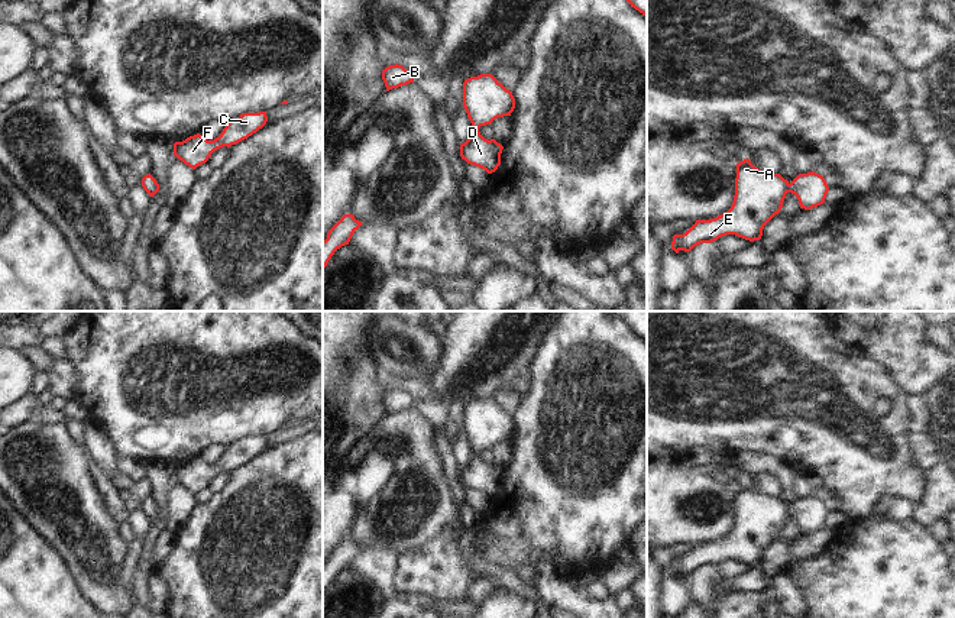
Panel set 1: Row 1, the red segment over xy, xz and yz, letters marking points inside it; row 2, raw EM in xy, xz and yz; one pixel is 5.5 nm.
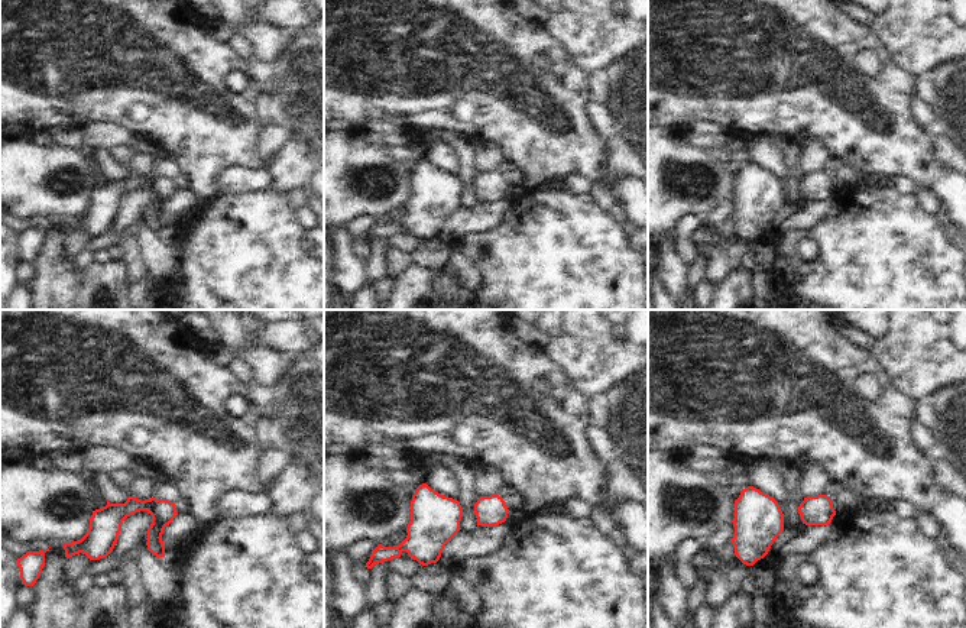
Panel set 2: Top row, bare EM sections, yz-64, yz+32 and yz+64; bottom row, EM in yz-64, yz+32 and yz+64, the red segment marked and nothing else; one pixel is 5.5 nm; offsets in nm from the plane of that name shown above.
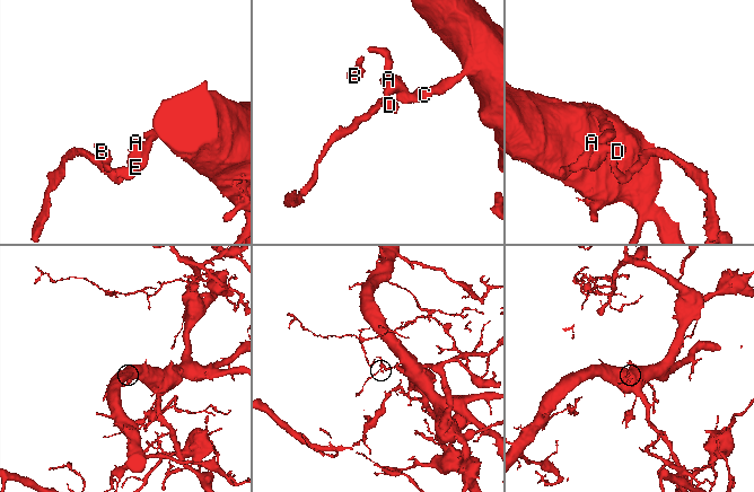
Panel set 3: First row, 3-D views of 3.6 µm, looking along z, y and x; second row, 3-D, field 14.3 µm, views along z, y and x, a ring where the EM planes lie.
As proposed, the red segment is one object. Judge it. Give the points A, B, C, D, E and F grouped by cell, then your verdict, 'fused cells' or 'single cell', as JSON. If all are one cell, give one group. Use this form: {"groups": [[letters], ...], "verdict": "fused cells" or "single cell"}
{"groups": [["A", "B", "C", "D", "E", "F"]], "verdict": "single cell"}

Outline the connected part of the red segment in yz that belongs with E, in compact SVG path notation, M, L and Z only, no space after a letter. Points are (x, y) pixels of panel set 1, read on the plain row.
M747 482L737 488L735 520L731 533L710 544L696 544L683 559L674 559L671 573L690 576L700 567L712 567L735 559L760 564L764 550L780 537L787 517L797 521L800 533L810 534L825 527L829 511L816 496L799 498L791 507L780 498L761 495Z

